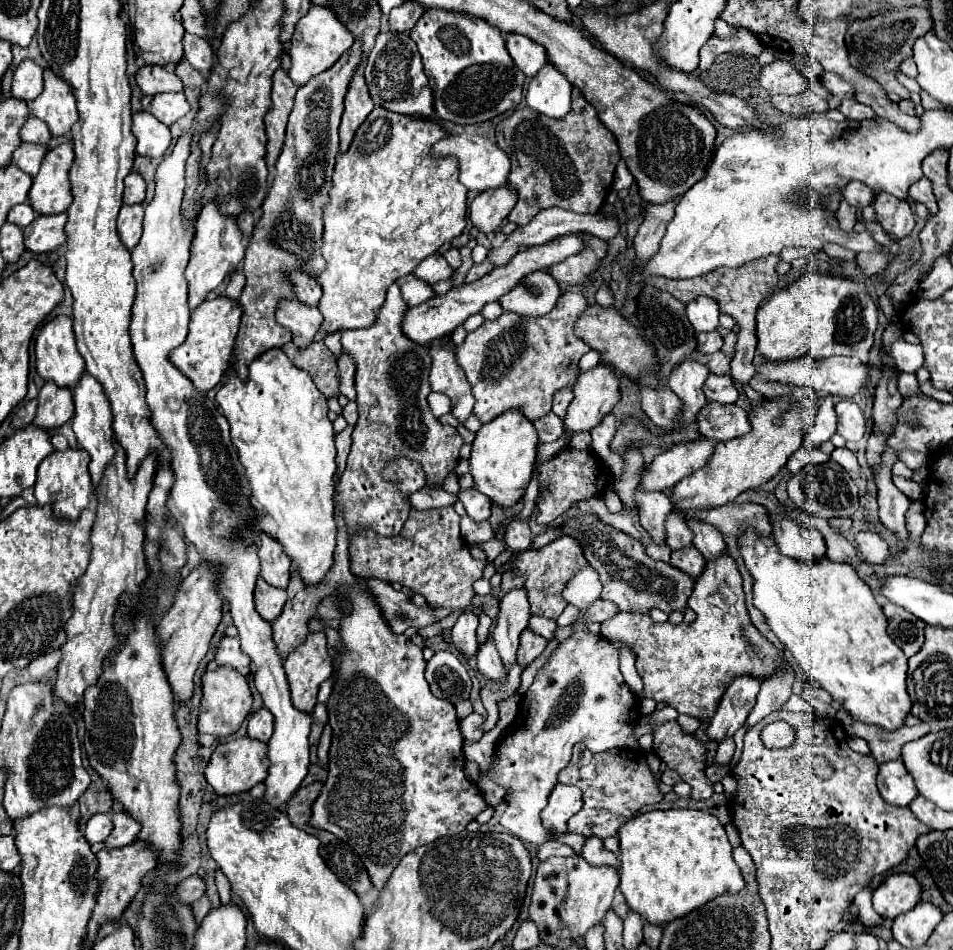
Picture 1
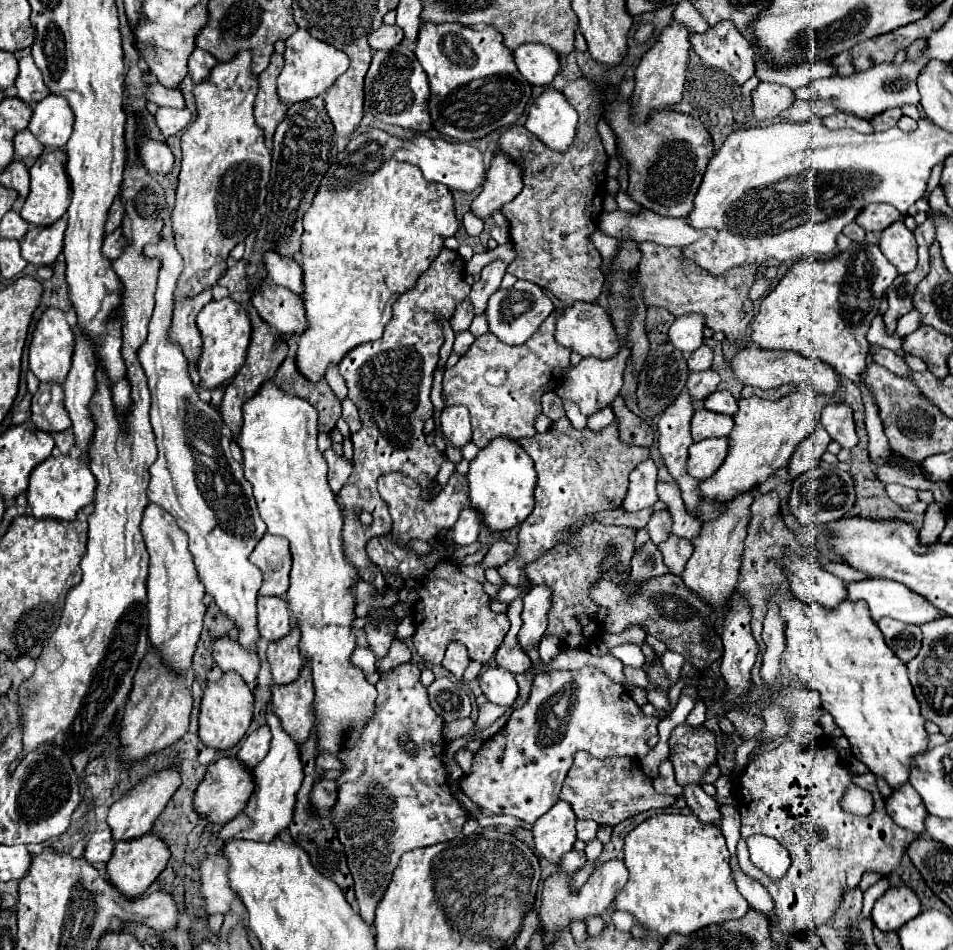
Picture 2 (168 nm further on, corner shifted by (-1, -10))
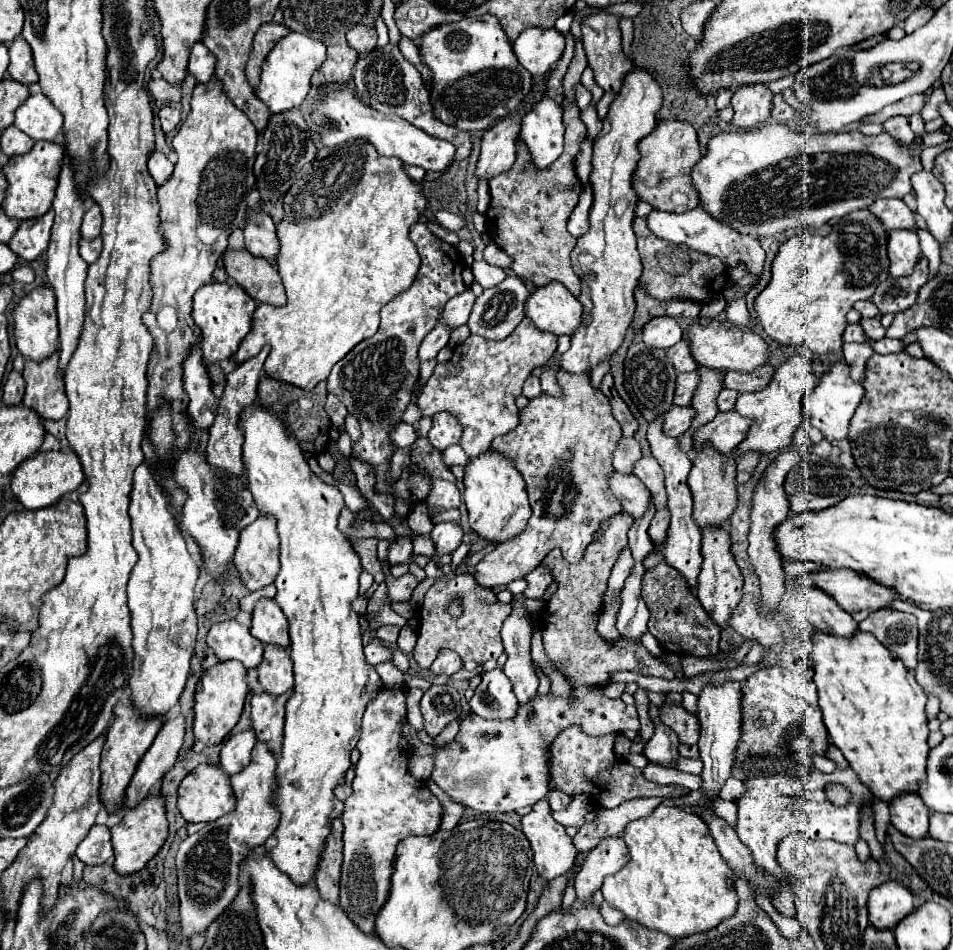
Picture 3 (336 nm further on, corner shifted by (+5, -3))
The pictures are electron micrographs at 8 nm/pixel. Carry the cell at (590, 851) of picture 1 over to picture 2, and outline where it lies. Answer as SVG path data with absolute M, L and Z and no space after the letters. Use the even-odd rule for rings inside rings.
M576 822L576 830L578 830L578 838L584 840L586 844L596 840L596 832L598 832L598 824L596 822Z

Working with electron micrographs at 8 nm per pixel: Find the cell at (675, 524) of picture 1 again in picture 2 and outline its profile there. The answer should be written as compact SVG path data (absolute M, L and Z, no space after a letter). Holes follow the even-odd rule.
M666 510L654 512L652 518L650 518L650 522L646 524L646 530L648 530L650 540L654 544L660 544L660 542L668 540L670 534L672 534L672 516Z

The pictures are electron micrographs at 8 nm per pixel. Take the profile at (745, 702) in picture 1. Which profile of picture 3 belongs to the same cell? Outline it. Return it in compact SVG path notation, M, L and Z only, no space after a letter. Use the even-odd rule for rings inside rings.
M704 527L702 529L702 571L698 575L698 589L696 597L702 603L704 611L718 623L720 627L728 625L728 619L738 605L742 597L742 575L738 571L738 565L734 563L734 557L730 555L730 535L722 527Z

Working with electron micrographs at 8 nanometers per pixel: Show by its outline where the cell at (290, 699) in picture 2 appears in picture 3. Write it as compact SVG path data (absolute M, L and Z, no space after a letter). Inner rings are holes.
M290 693L284 695L254 695L252 705L252 729L256 733L256 739L260 743L266 743L270 751L278 757L282 739L284 739L284 705L288 701Z

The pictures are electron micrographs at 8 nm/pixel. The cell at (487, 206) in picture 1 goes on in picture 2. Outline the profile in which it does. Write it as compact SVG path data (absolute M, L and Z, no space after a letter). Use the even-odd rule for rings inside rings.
M496 154L488 168L488 180L478 194L478 198L472 202L472 212L480 218L486 220L494 212L500 212L504 204L512 202L522 190L522 176L520 168L510 162L504 154Z

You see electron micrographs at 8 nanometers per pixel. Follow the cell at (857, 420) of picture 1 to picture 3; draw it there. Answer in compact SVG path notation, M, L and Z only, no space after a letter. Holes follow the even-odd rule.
M842 359L834 361L830 365L830 369L822 375L816 389L804 397L804 417L810 425L814 425L816 429L822 431L824 439L840 441L846 437L848 423L850 423L856 407L860 405L862 397L864 397L864 389L862 389L862 385L858 385L850 379L850 369L846 367L846 361L842 361Z

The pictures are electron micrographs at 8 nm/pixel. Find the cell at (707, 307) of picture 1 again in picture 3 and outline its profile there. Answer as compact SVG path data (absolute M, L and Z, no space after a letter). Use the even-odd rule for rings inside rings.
M668 315L650 319L642 329L642 341L648 347L668 349L668 347L676 345L678 341L682 341L682 337L684 337L684 331L676 323L676 319L668 317Z

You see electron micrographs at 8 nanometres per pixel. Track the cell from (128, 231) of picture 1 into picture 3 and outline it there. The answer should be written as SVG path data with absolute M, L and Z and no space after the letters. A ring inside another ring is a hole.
M96 237L96 239L92 239L92 241L88 241L88 239L82 239L82 241L80 241L80 257L82 257L88 265L98 259L100 251L102 251L102 239L100 239L100 237Z

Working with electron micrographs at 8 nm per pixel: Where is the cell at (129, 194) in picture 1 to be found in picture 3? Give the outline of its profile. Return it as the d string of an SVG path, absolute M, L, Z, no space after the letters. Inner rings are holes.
M90 205L88 211L84 213L84 221L82 221L82 239L94 239L100 235L100 225L102 225L102 215L100 215L100 207L98 205Z

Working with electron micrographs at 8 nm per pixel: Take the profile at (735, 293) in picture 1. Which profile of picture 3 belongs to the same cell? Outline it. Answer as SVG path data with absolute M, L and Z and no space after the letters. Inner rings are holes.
M646 217L634 219L634 233L638 237L638 251L644 265L644 273L640 279L646 285L646 291L656 299L692 299L692 301L708 303L716 297L716 293L724 289L728 271L720 259L702 255L678 243L658 239L646 227Z

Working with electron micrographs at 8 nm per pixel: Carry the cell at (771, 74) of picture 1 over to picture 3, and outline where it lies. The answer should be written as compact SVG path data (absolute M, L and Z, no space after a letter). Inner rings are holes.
M768 85L738 87L738 91L732 95L732 109L732 123L740 129L752 129L770 117L772 91Z

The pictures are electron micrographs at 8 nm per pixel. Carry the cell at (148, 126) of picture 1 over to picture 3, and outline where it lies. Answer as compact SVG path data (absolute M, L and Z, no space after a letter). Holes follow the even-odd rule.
M154 151L154 155L150 155L150 159L148 159L148 171L150 171L150 175L152 175L152 179L156 181L158 187L164 185L170 179L172 167L174 165L158 151Z

